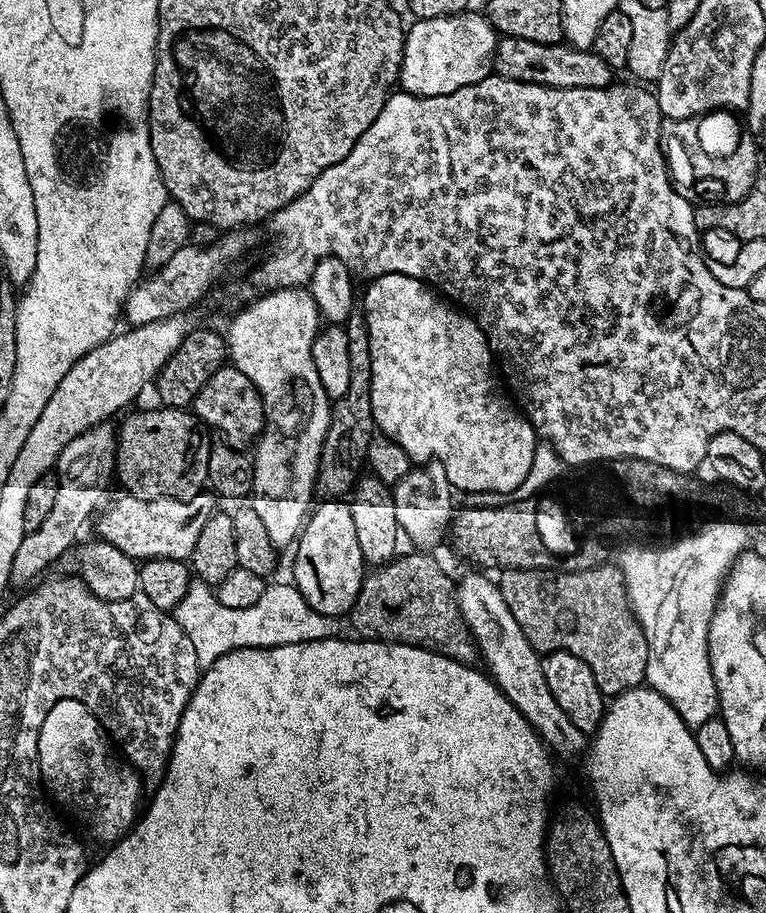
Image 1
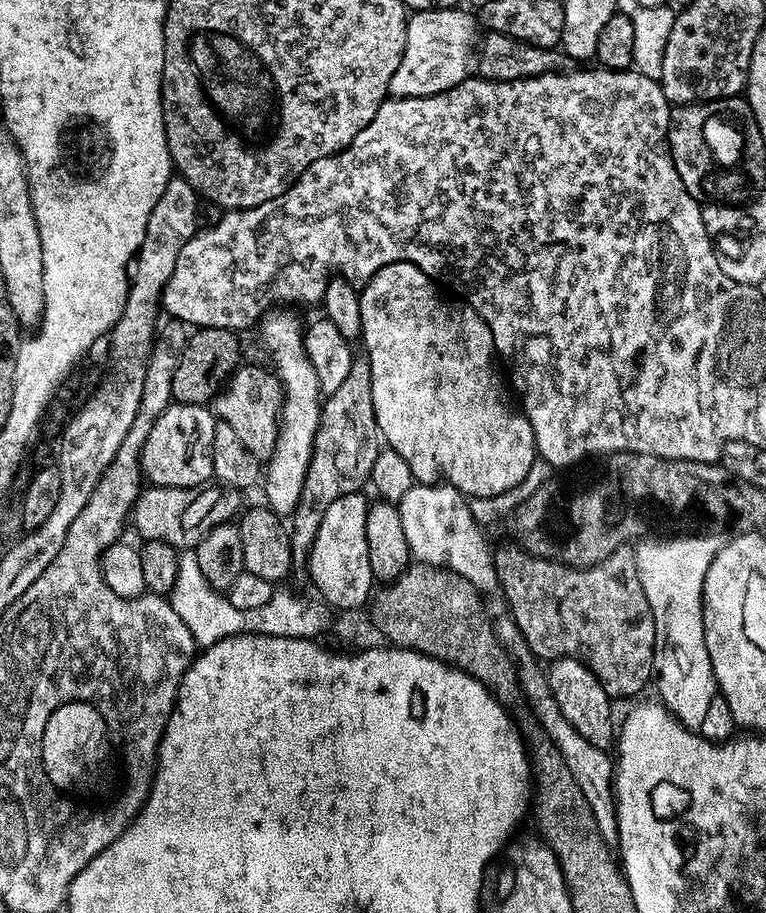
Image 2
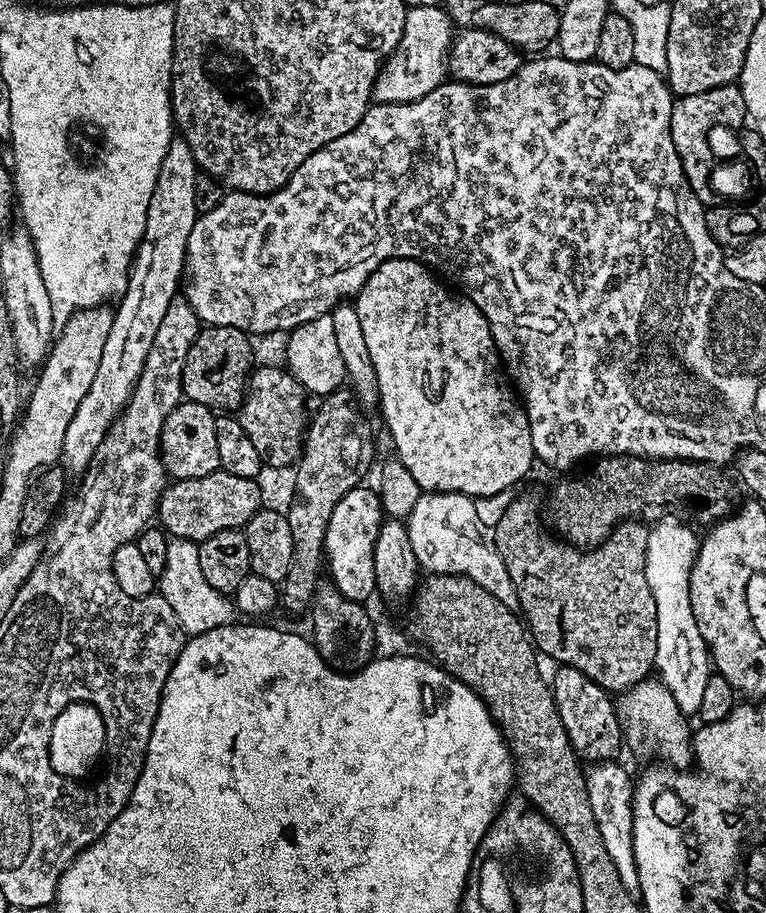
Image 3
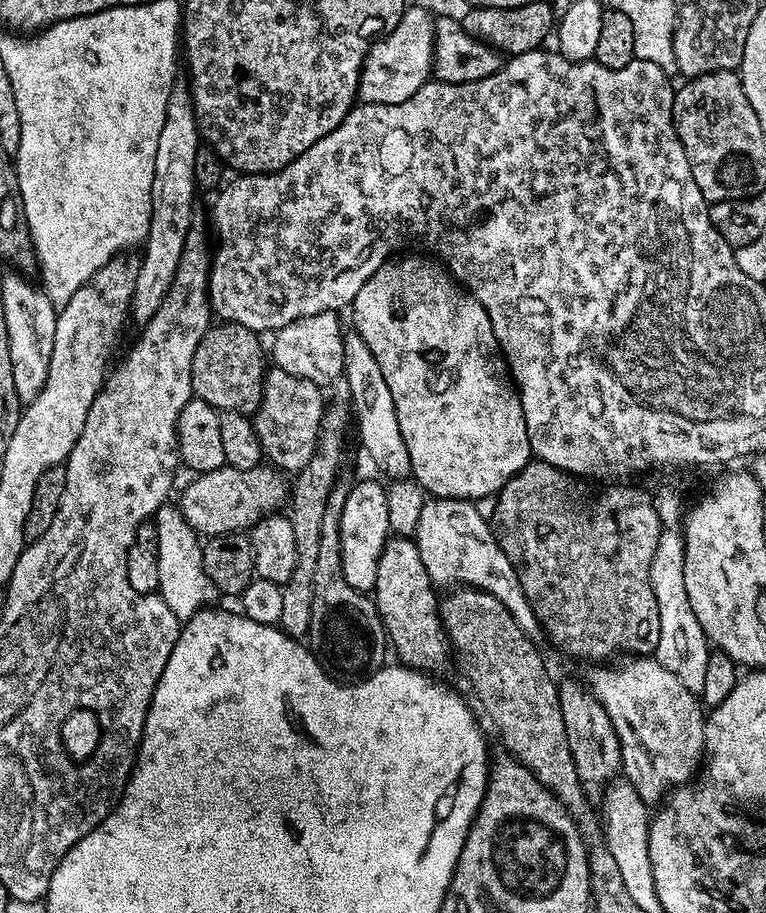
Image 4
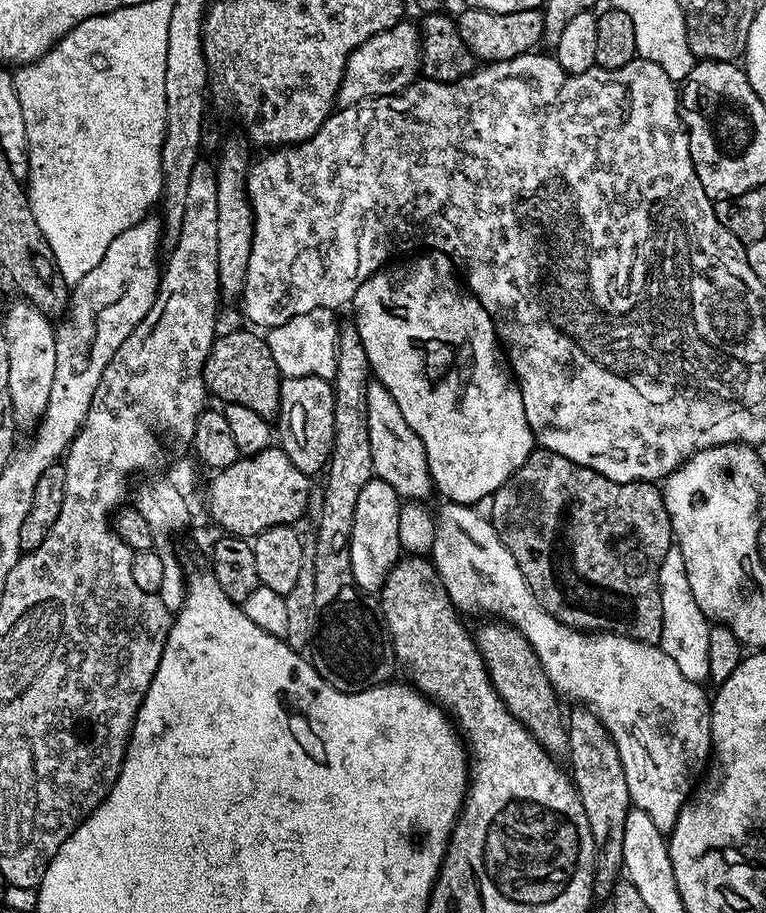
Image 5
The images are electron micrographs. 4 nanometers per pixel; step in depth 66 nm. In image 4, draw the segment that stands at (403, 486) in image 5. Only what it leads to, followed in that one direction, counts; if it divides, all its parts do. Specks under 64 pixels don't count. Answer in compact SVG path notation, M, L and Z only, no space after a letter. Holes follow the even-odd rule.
M348 330L344 333L344 375L348 380L348 392L352 395L351 411L354 413L354 428L360 431L360 444L368 451L368 456L385 472L389 478L404 478L411 473L412 463L406 450L406 442L402 438L402 430L398 426L398 414L394 406L394 398L390 398L390 386L386 386L386 378L382 378L382 366L378 366L378 358L370 354L370 346L360 337L359 332Z

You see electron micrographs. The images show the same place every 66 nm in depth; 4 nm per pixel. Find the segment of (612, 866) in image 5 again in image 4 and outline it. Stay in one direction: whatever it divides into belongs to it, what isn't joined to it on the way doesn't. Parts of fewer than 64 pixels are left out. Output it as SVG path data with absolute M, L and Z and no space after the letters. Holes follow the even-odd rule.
M568 680L559 685L558 691L562 723L566 726L566 742L574 758L578 778L589 798L599 797L605 785L613 783L621 775L620 739L610 722L610 714L606 714L602 702L594 695L591 687L584 685L583 688L582 685Z

